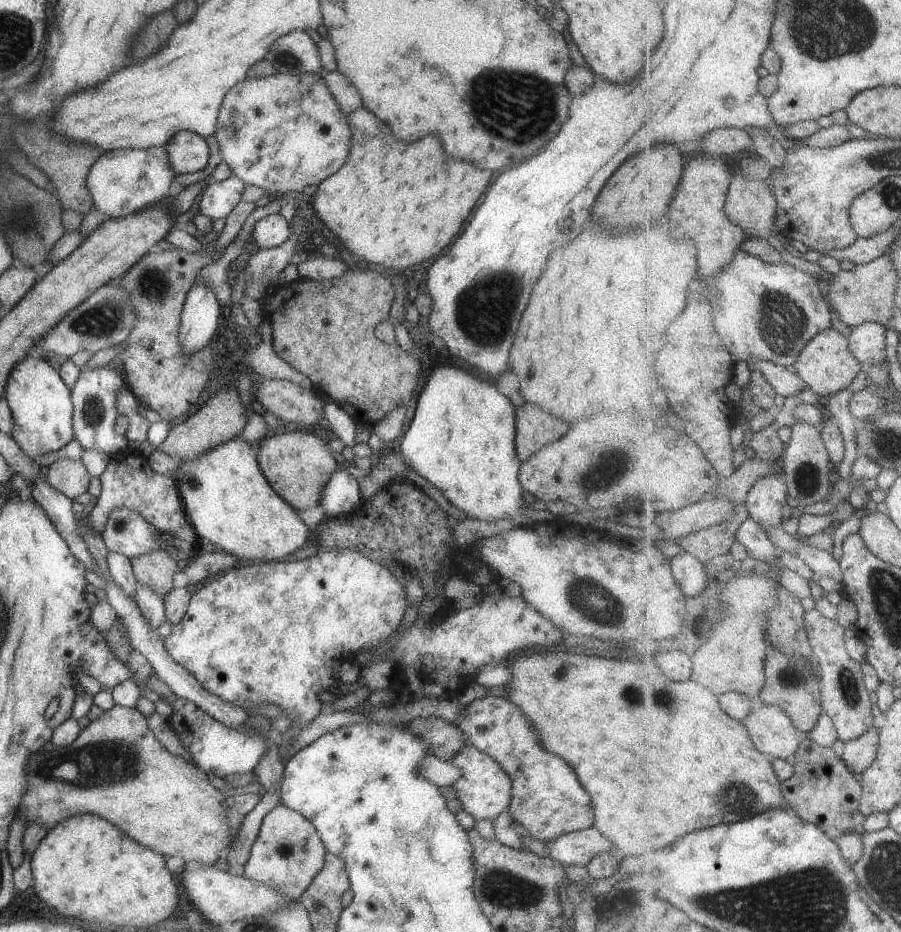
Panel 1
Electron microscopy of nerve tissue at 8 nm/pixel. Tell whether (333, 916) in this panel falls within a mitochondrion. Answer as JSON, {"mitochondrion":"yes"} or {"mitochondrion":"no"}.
{"mitochondrion":"no"}

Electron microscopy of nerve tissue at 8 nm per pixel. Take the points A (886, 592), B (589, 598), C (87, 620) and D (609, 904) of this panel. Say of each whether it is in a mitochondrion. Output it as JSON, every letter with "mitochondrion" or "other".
{"A":"mitochondrion","B":"mitochondrion","C":"other","D":"other"}

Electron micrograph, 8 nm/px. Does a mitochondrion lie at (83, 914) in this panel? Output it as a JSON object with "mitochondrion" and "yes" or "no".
{"mitochondrion":"no"}

